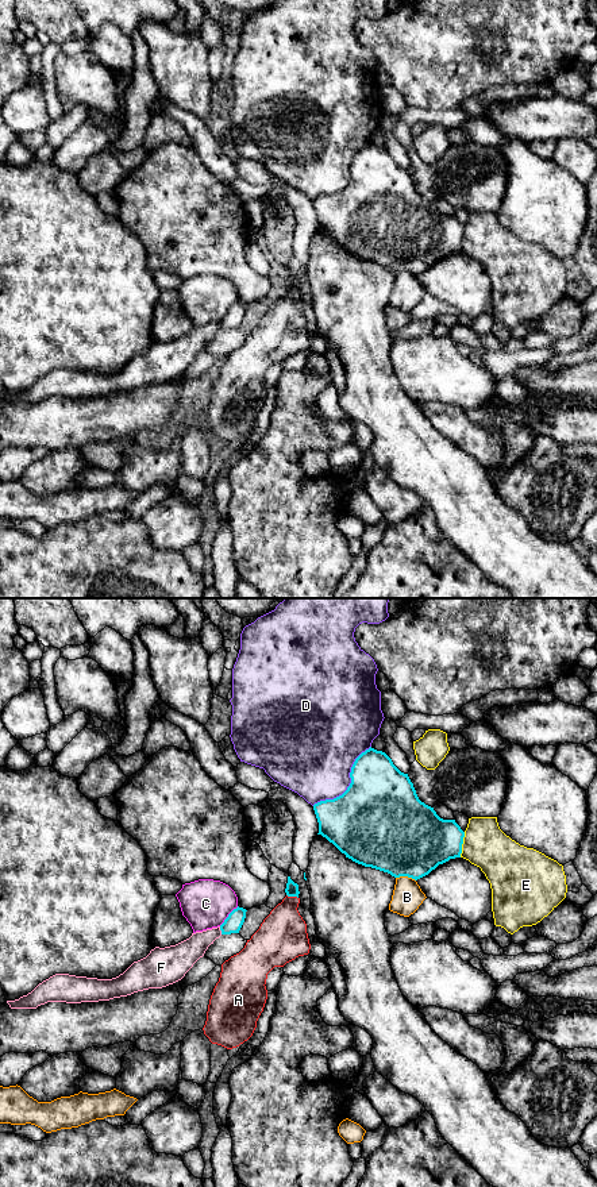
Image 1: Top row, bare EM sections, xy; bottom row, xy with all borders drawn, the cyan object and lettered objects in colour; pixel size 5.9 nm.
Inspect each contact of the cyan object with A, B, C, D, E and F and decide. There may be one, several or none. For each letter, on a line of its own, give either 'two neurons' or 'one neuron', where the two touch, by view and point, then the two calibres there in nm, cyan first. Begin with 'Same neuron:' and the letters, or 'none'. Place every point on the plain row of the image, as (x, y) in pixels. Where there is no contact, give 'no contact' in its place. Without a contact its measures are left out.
Same neuron: none
A: two neurons; contact xy (292, 291); calibres 80 and 300 nm
B: two neurons; contact xy (405, 270); calibres 480 and 180 nm
C: two neurons; contact xy (228, 311); calibres 110 and 300 nm
D: two neurons; contact xy (350, 178); calibres 500 and 440 nm
E: two neurons; contact xy (462, 238); calibres 360 and 260 nm
F: two neurons; contact xy (220, 324); calibres 110 and 150 nm

